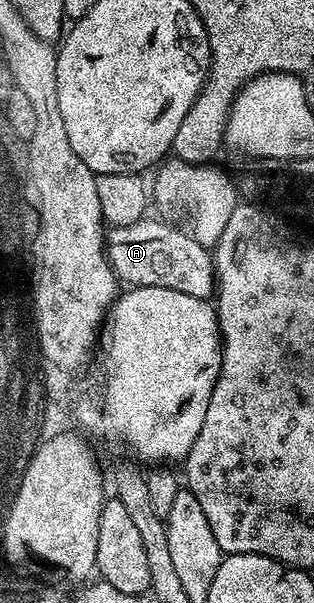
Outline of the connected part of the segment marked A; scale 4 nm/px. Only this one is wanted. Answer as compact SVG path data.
M145 217L134 225L108 227L104 237L104 253L117 280L128 287L161 287L178 289L186 297L211 300L216 289L216 266L212 251L198 245L184 229L179 231L160 219Z

